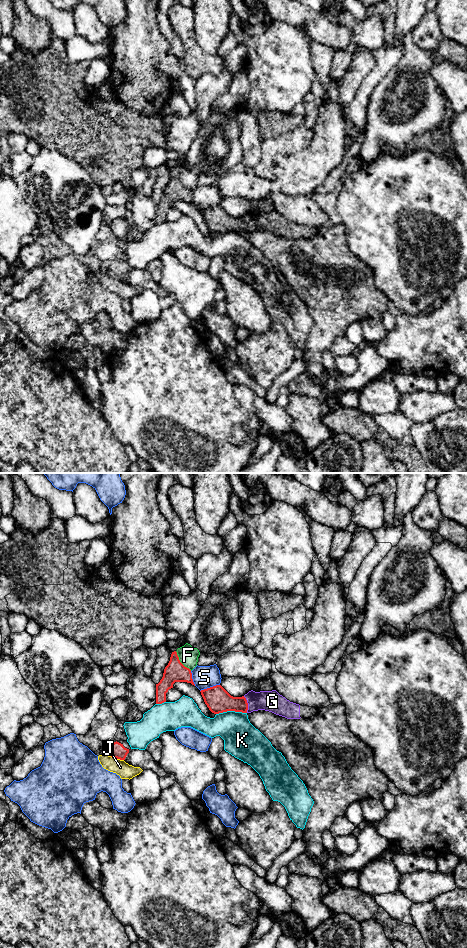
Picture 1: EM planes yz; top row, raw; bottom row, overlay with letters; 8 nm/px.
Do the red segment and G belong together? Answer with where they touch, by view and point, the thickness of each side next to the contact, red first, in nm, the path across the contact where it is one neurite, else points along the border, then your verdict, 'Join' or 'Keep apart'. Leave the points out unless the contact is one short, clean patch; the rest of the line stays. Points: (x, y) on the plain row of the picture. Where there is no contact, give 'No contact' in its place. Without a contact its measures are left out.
Touches red at yz (247, 224). Thickness 200 nm (red) against 170 nm. Join

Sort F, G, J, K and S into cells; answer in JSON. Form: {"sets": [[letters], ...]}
{"sets": [["F", "J"], ["G"], ["K"], ["S"]]}

